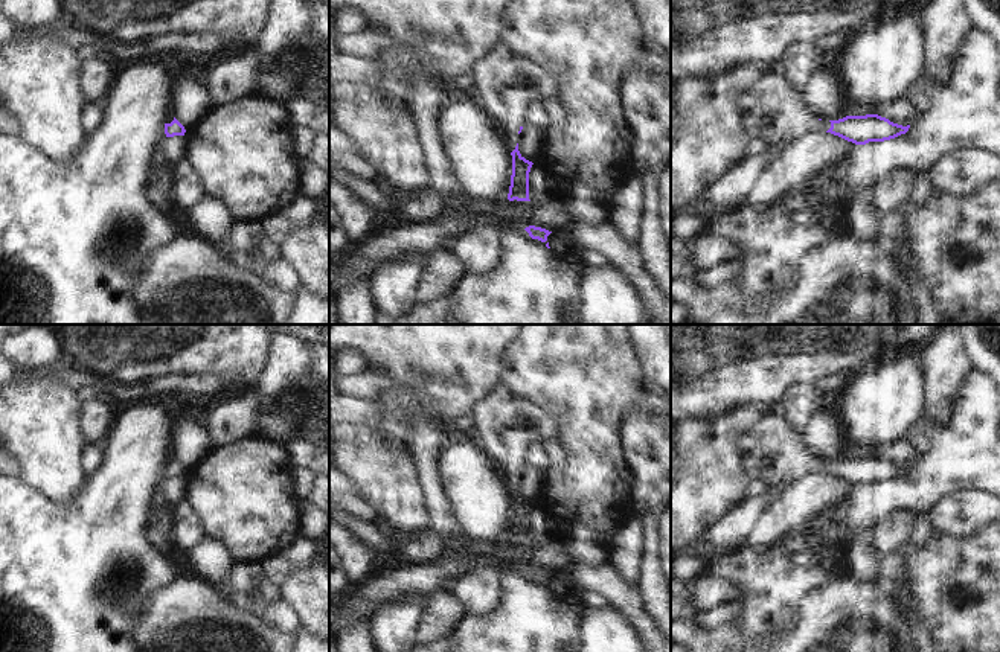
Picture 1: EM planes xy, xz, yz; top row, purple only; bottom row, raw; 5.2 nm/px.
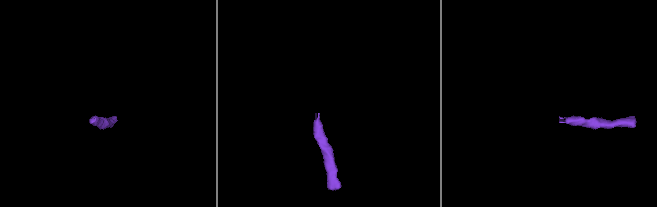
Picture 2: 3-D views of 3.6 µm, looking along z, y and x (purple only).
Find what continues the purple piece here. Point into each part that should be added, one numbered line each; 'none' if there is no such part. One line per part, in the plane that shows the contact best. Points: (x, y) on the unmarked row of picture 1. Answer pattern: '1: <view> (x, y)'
none

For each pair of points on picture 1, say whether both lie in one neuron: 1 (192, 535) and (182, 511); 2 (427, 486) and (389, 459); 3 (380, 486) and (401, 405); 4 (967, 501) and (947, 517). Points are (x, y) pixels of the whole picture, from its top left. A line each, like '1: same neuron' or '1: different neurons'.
1: same neuron
2: different neurons
3: same neuron
4: same neuron

